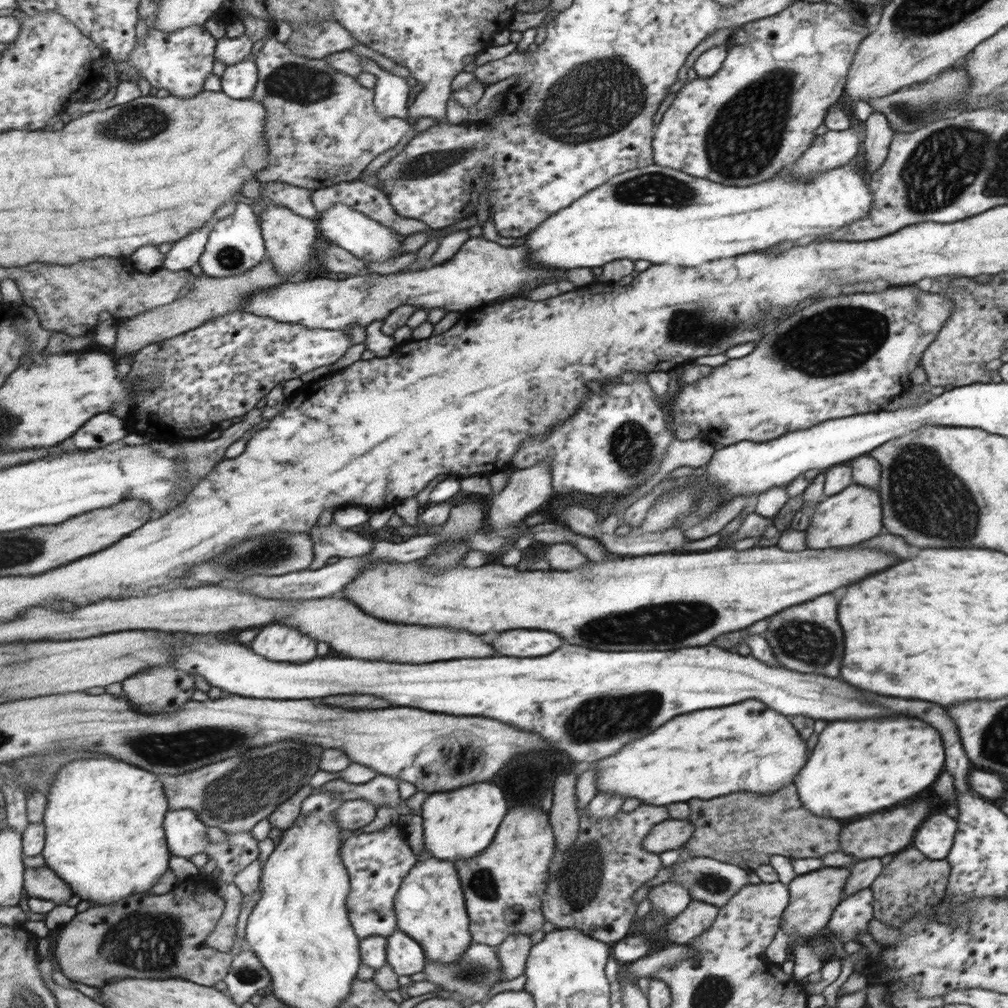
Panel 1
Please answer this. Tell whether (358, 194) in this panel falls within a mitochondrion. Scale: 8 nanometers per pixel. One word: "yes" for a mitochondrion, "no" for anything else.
no

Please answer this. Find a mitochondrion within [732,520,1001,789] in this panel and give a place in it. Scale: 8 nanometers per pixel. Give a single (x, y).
(809, 643)

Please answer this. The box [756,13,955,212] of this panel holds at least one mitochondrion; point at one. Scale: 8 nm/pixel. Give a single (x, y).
(911, 111)

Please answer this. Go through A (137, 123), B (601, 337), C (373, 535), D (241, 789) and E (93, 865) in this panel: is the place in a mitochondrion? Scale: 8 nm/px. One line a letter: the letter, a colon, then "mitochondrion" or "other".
A: mitochondrion
B: other
C: other
D: mitochondrion
E: other

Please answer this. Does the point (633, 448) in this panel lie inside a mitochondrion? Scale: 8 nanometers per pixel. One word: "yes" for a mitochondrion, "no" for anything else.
yes

